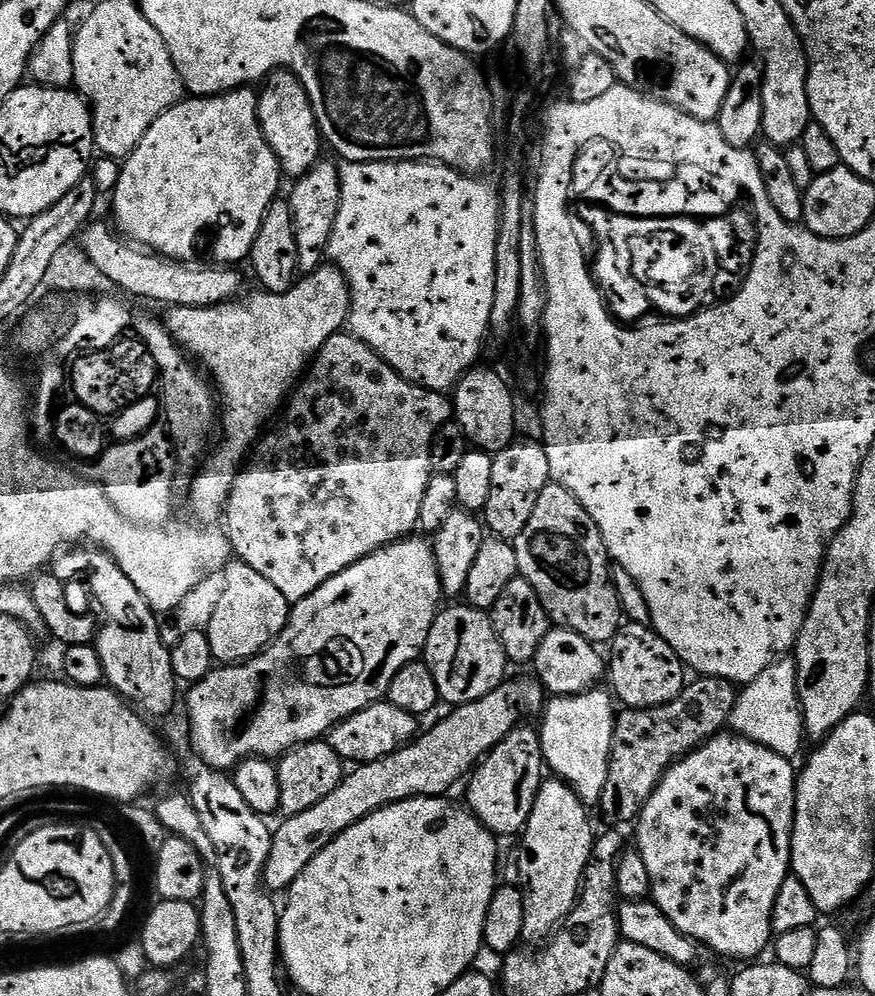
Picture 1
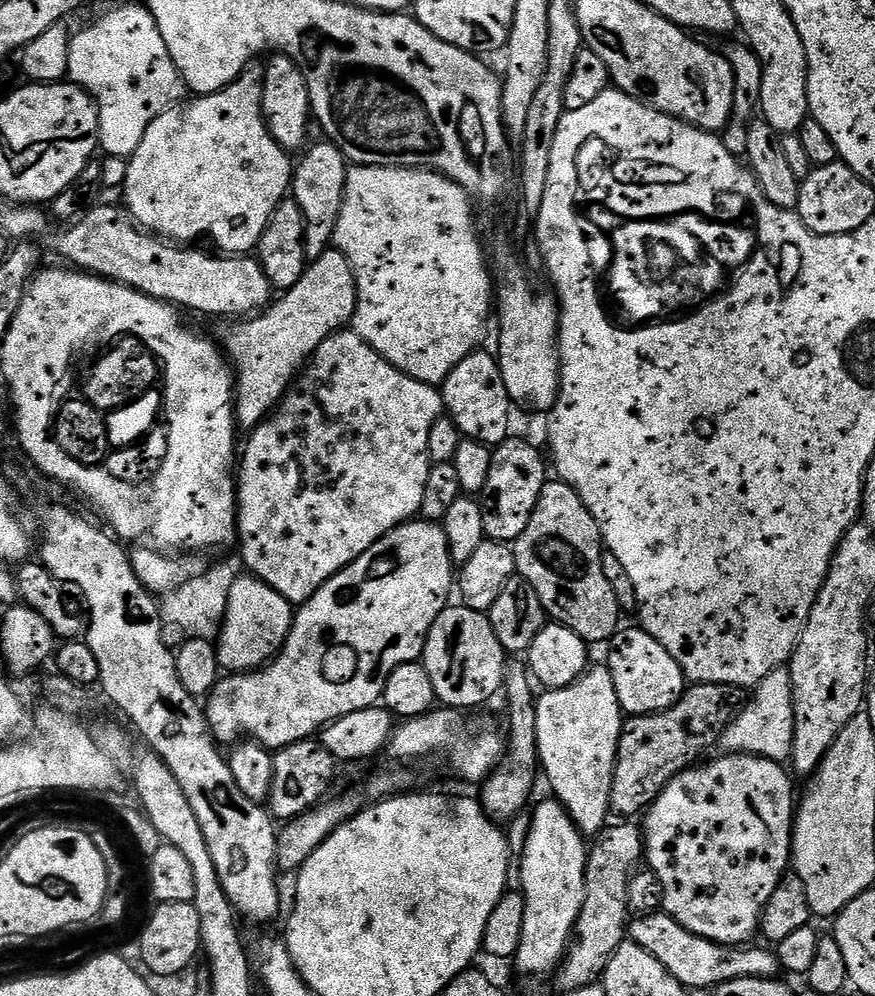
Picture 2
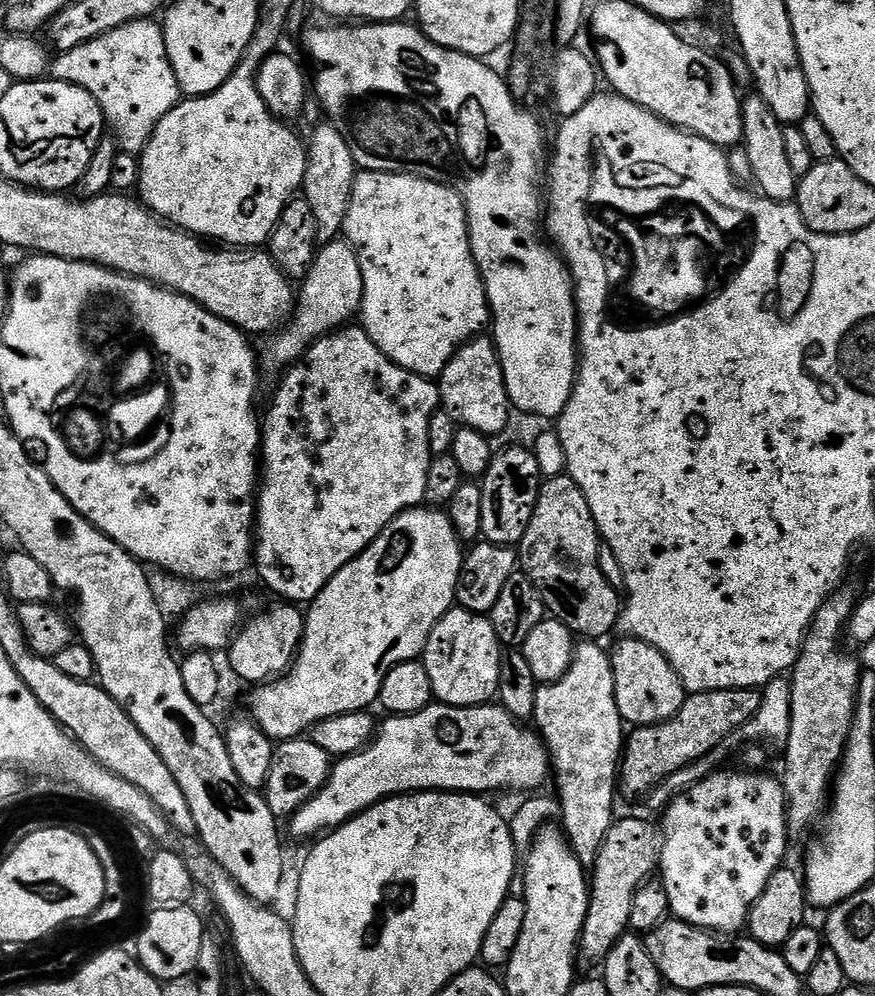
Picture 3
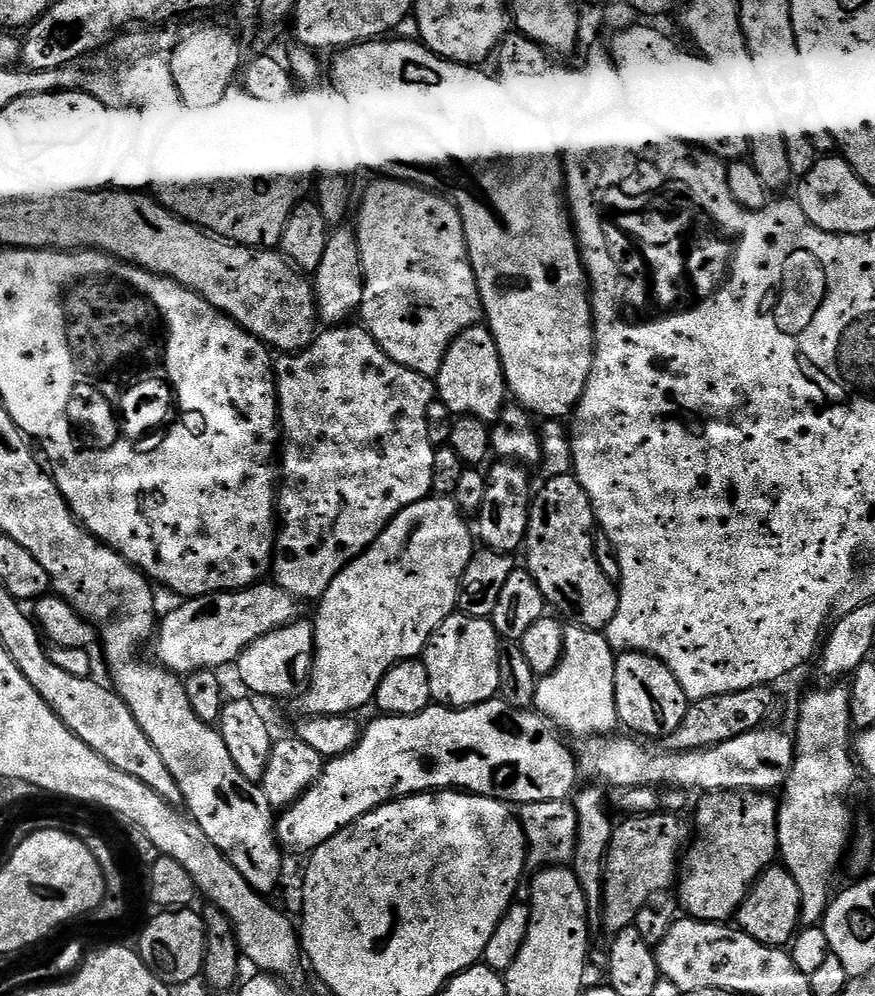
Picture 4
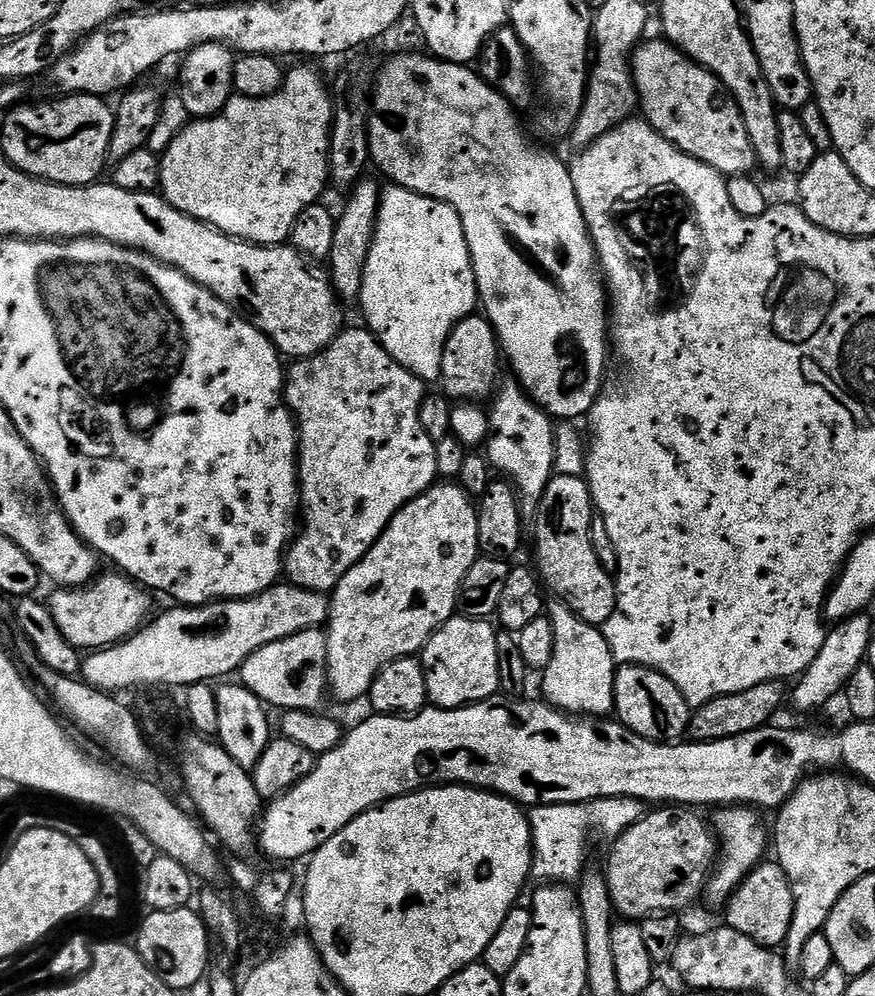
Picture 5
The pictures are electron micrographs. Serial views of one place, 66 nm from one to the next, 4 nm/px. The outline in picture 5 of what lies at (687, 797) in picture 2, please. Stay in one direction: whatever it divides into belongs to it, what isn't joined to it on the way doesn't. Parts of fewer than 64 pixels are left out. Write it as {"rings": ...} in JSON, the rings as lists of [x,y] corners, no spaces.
{"rings":[[[724,806],[719,809],[716,817],[711,817],[710,824],[718,837],[718,863],[713,867],[708,883],[704,886],[703,899],[709,905],[727,905],[728,898],[737,886],[748,877],[749,872],[765,859],[764,851],[770,848],[770,832],[760,828],[761,813],[751,806]]]}

